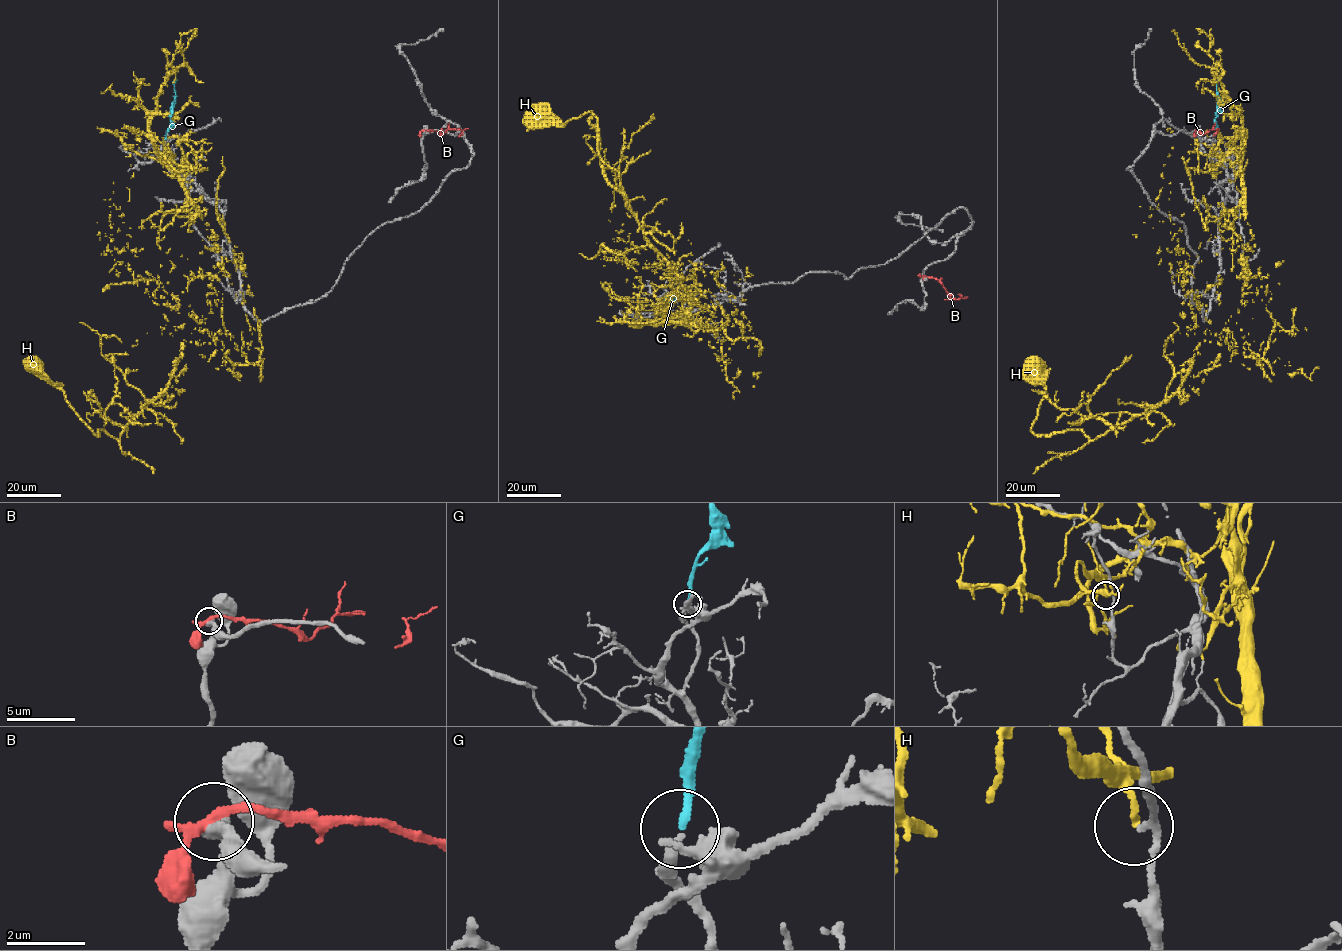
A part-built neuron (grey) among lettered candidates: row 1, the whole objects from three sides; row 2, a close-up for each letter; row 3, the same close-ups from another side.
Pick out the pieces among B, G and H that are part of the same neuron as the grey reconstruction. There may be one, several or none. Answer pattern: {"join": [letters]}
{"join": ["G"]}

